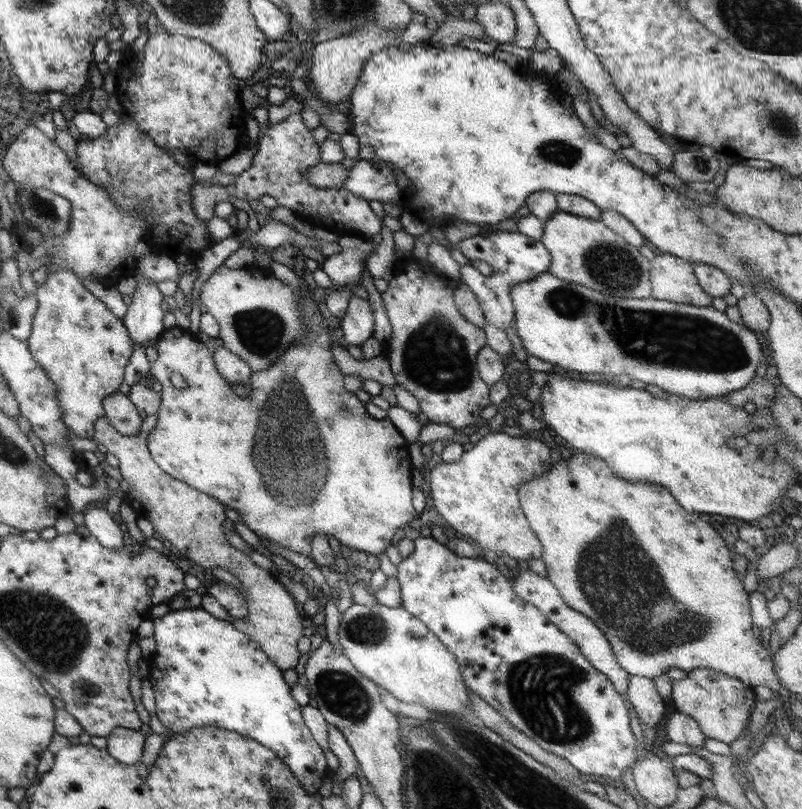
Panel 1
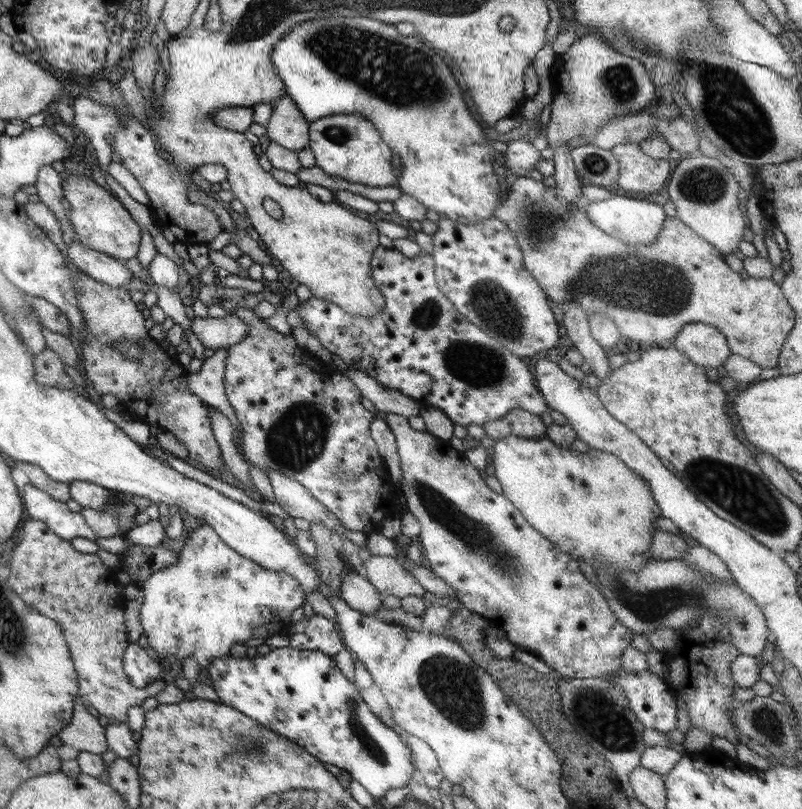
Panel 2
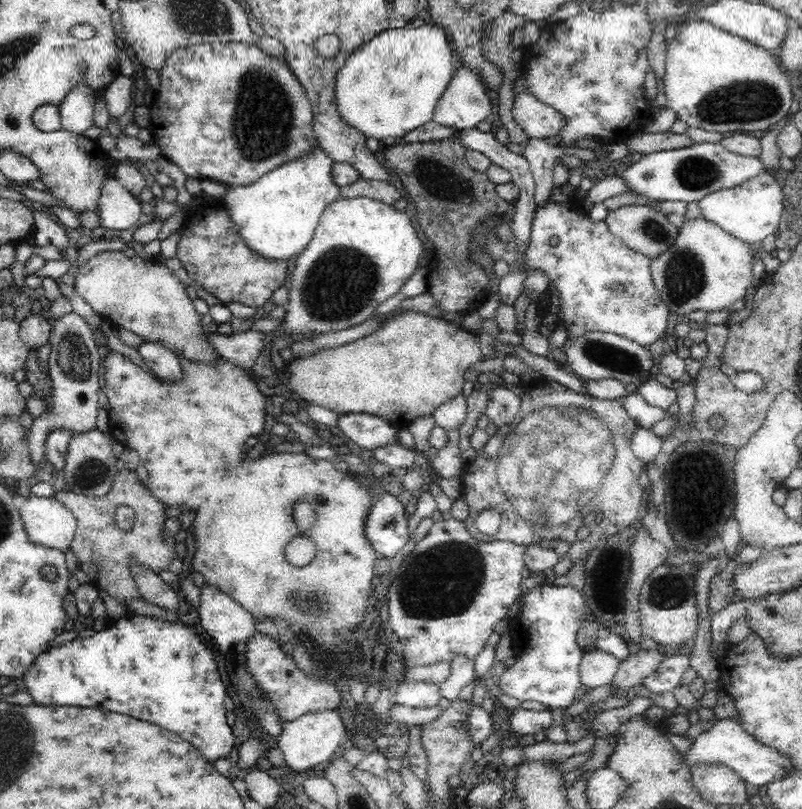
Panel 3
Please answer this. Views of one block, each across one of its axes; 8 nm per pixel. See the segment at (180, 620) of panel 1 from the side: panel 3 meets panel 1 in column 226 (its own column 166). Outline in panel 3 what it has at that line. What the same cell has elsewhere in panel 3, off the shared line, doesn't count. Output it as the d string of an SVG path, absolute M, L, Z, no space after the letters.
M134 615L115 621L116 626L109 626L103 631L98 631L92 636L88 636L83 640L76 638L73 641L66 642L58 647L51 648L48 651L40 653L36 660L32 661L30 668L24 672L22 679L24 681L24 688L26 692L32 697L32 703L36 707L60 706L60 707L80 707L80 708L95 708L104 709L106 712L116 712L125 716L130 716L138 721L148 722L157 727L163 728L165 731L170 731L182 737L185 741L194 745L196 749L202 753L209 761L213 762L228 756L232 746L235 746L233 729L227 724L226 712L224 710L224 700L226 700L226 688L220 679L218 673L218 666L216 665L216 658L214 652L206 646L202 638L194 633L194 630L187 628L181 621L171 623L169 621L162 621L159 618L149 617L146 615Z

